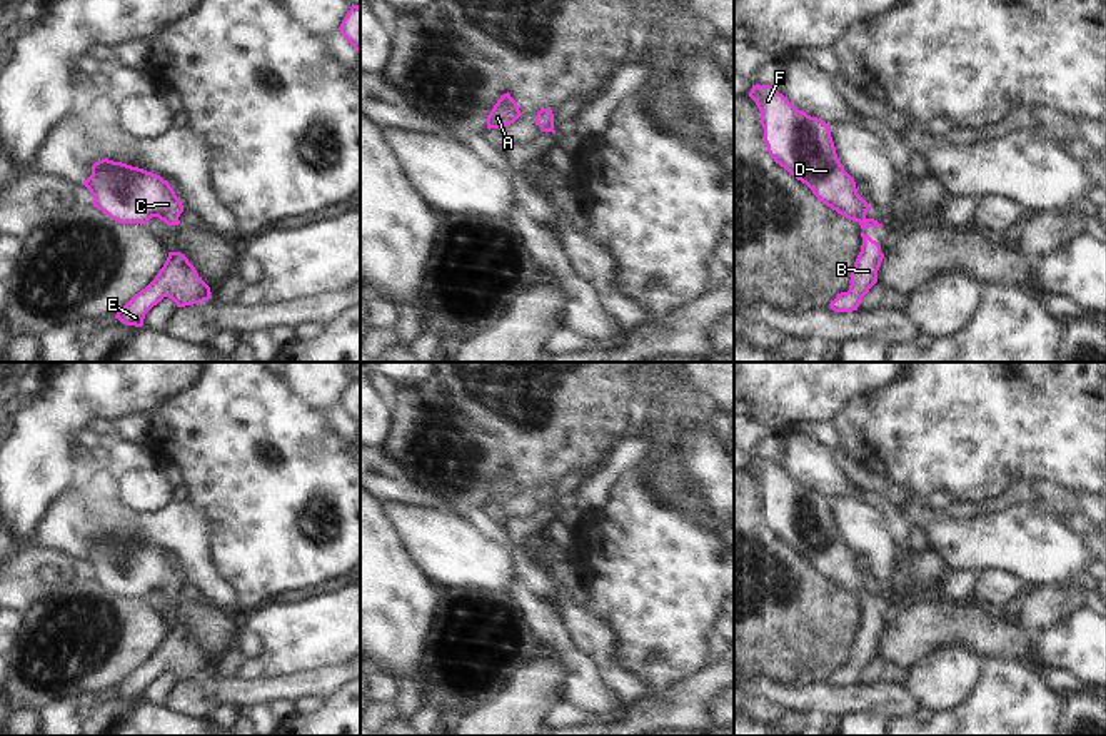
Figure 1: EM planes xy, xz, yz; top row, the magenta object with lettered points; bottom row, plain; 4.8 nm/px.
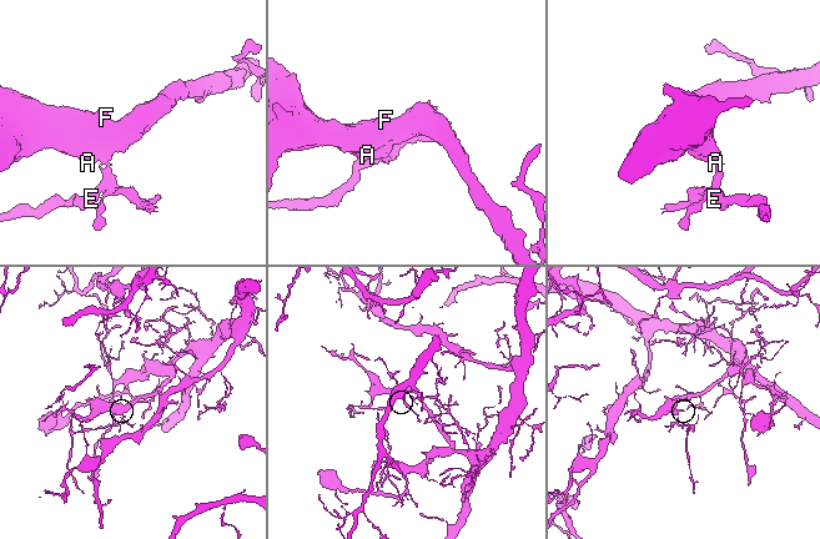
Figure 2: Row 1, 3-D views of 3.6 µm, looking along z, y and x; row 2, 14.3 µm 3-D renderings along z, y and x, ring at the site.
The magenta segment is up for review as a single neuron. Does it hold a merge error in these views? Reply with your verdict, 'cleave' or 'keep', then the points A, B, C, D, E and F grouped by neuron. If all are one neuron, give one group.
keep | A B C D E F

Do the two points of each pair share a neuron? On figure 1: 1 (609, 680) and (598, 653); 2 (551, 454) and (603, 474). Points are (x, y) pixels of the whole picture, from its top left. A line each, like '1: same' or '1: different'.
1: same
2: different

